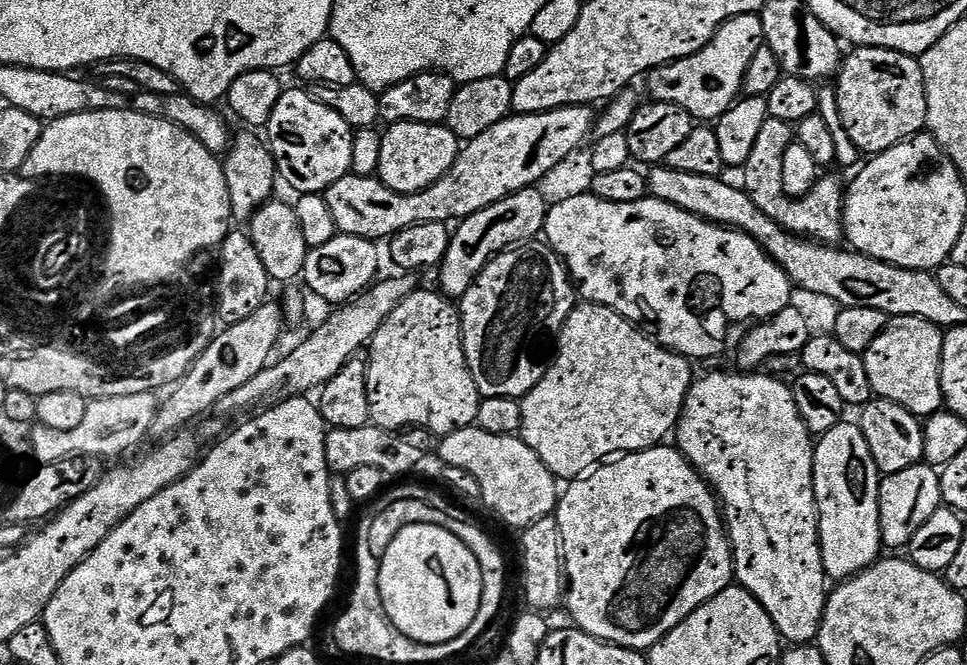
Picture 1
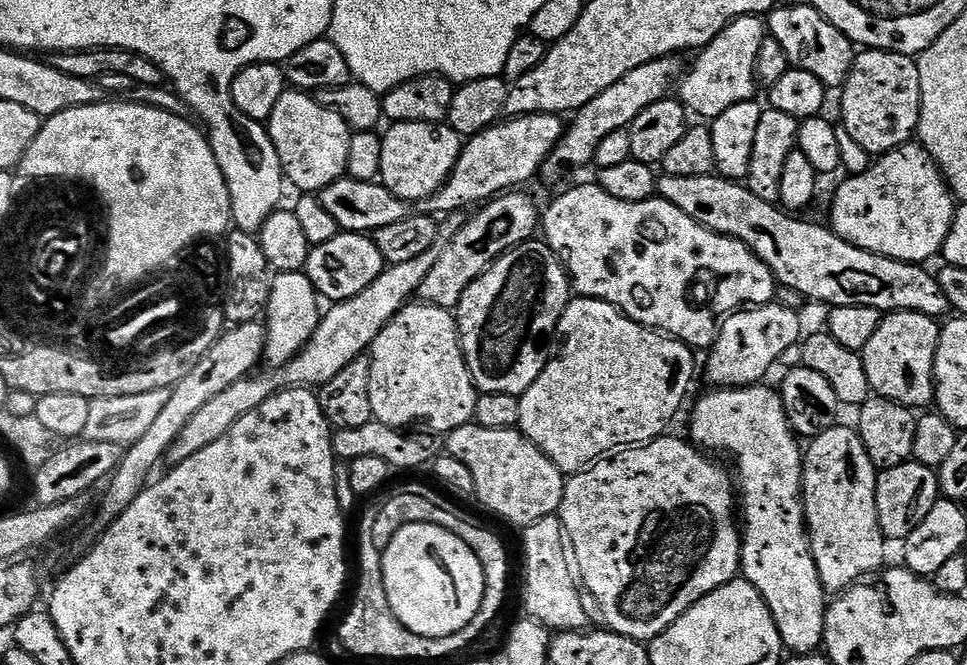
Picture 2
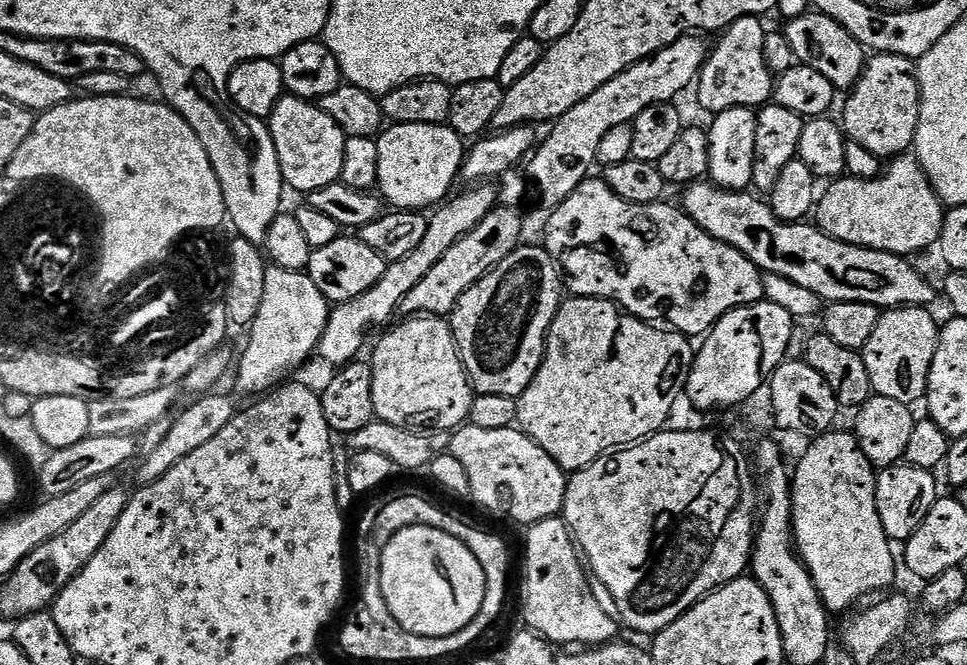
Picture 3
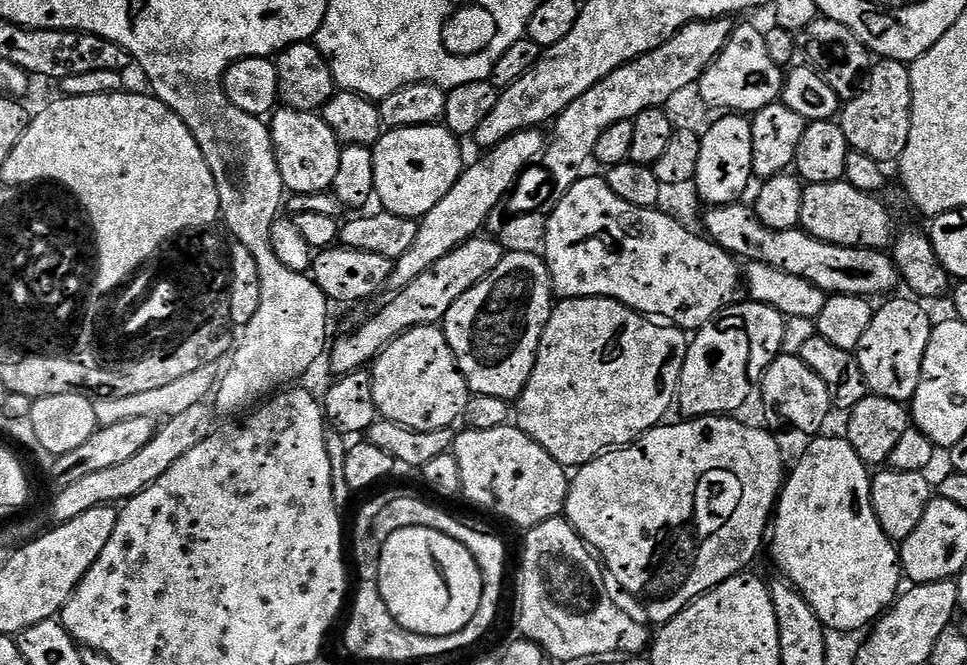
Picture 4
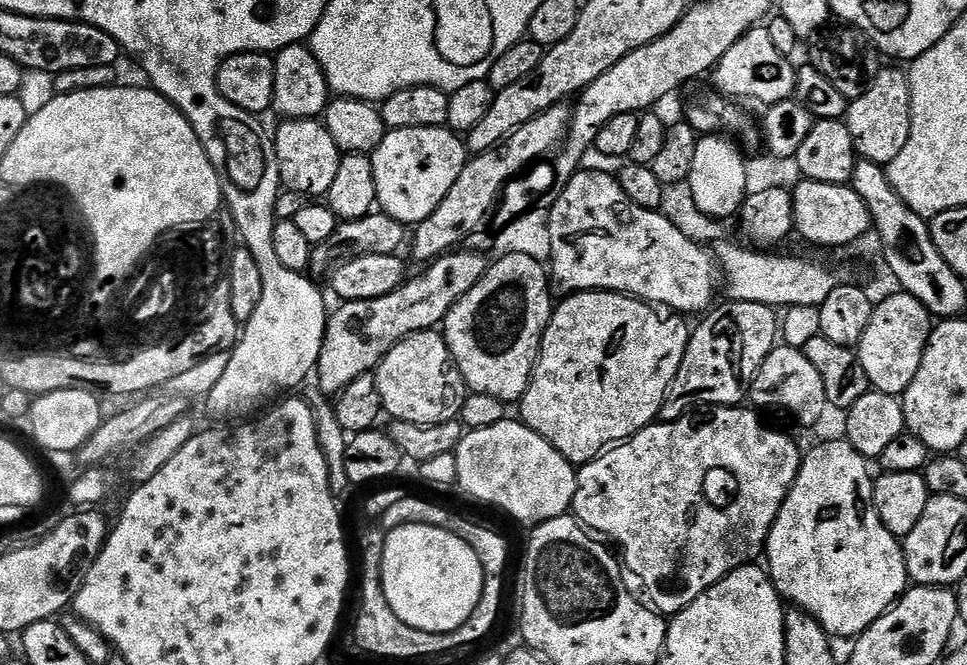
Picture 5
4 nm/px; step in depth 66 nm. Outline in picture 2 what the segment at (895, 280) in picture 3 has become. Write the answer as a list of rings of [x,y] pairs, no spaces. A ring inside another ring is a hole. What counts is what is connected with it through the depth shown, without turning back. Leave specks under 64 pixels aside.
[[[719,174],[699,176],[698,178],[678,178],[661,175],[658,180],[659,199],[670,202],[682,210],[694,222],[706,226],[712,232],[734,238],[742,242],[759,260],[766,262],[768,269],[776,275],[777,285],[789,292],[796,292],[807,301],[820,301],[832,308],[838,306],[870,306],[877,308],[882,314],[890,312],[921,312],[933,318],[947,317],[950,309],[946,294],[942,294],[942,286],[935,275],[927,272],[927,267],[919,264],[907,264],[901,260],[891,260],[873,252],[862,250],[850,242],[846,242],[832,231],[831,227],[811,224],[808,220],[800,220],[799,215],[789,214],[783,207],[758,198],[743,183],[725,180]]]

